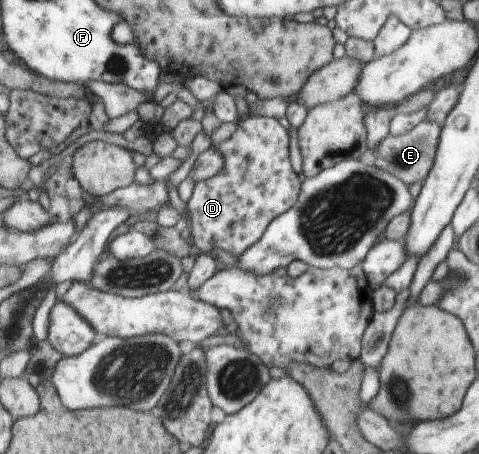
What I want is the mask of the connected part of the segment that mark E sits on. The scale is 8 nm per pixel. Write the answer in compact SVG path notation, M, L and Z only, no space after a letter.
M423 119L417 123L411 130L403 134L389 133L374 148L374 165L389 174L395 175L401 182L411 185L414 182L424 182L434 165L436 150L442 133L442 126L429 119Z

